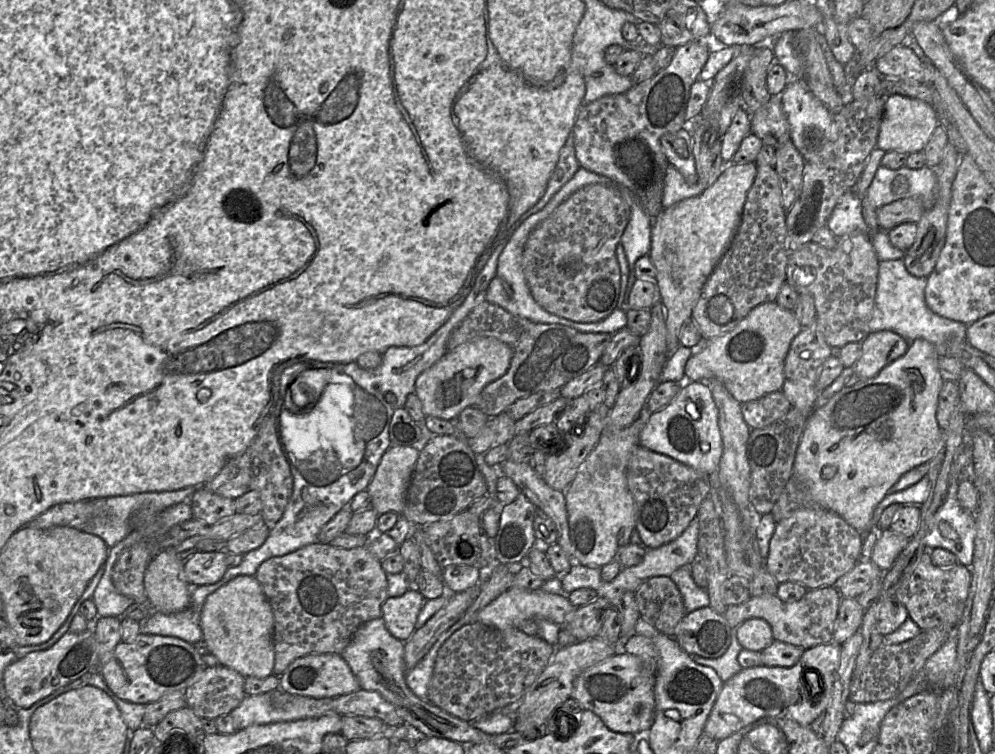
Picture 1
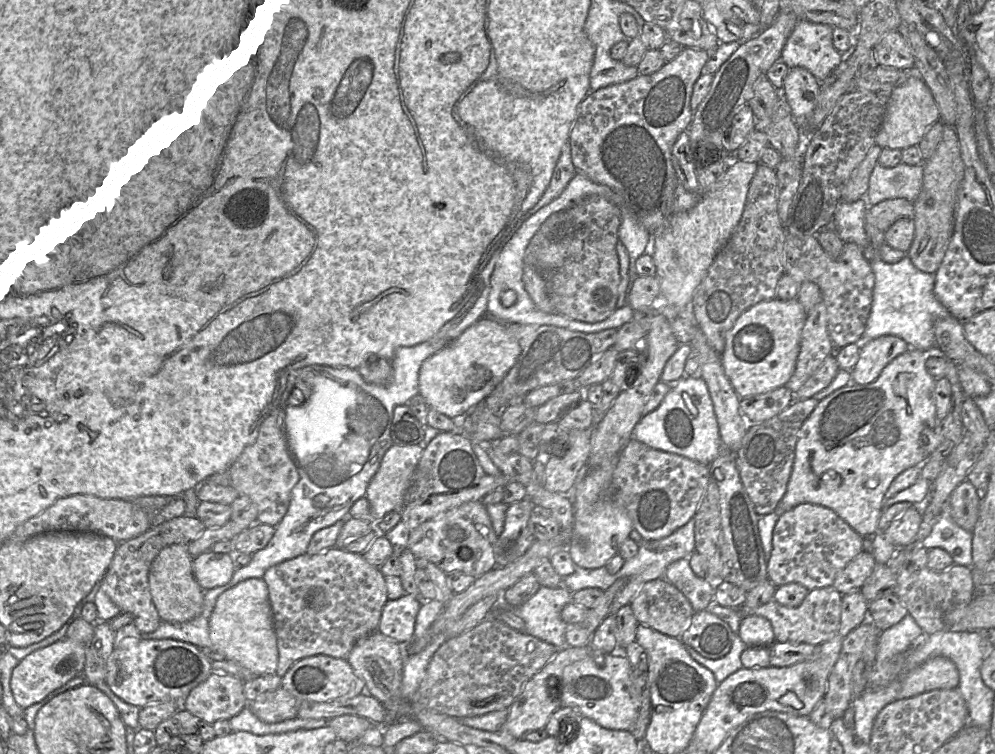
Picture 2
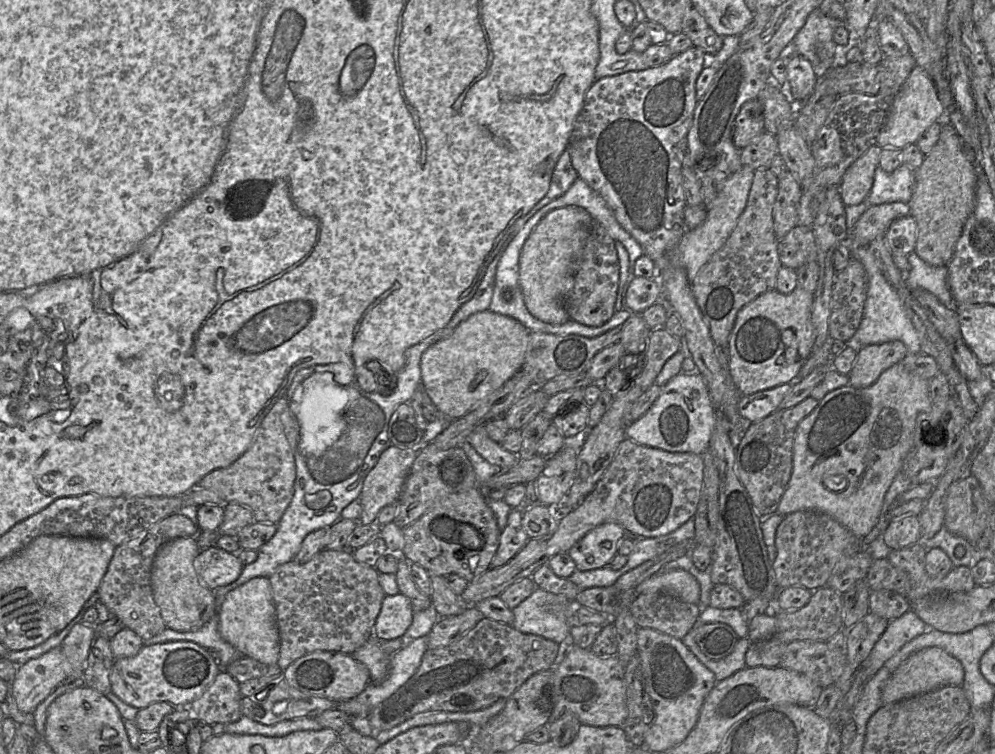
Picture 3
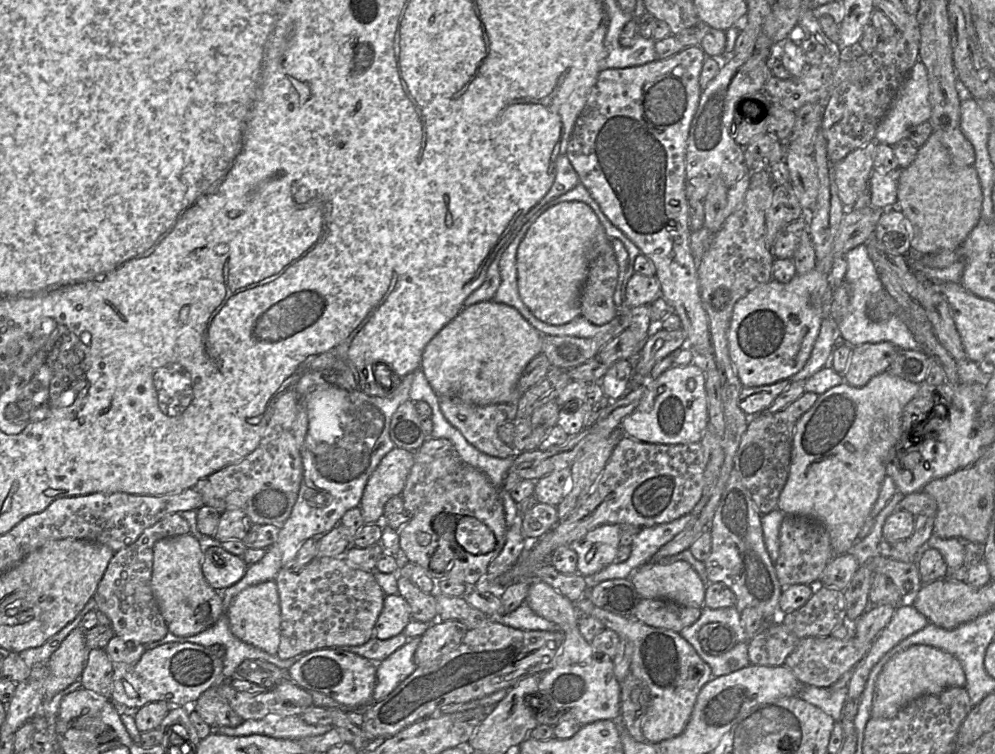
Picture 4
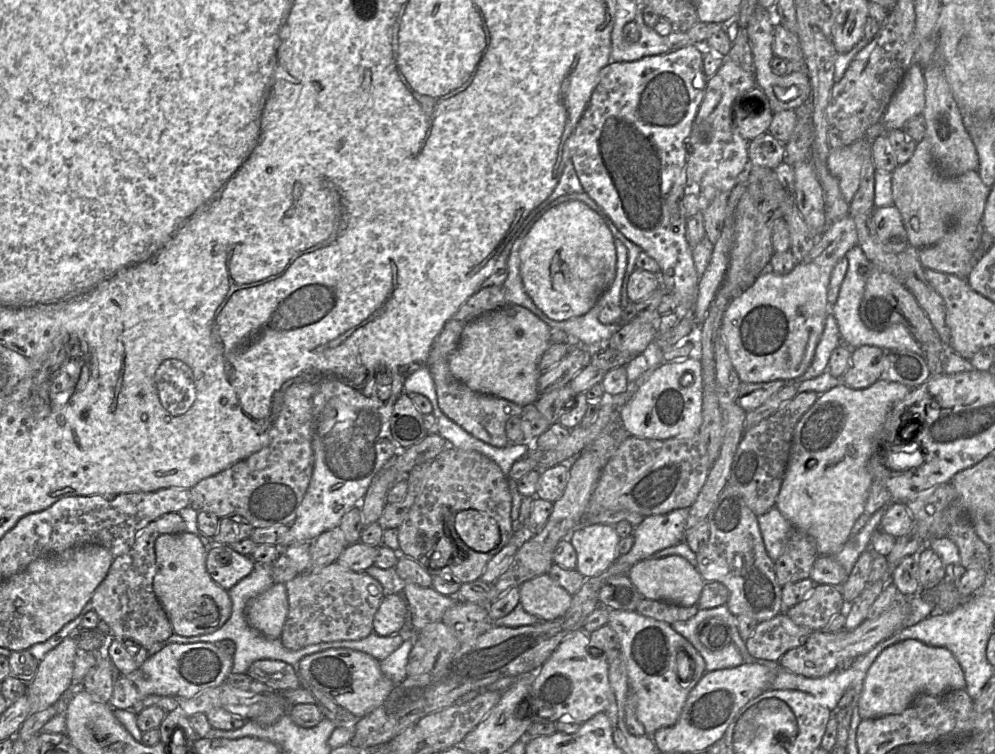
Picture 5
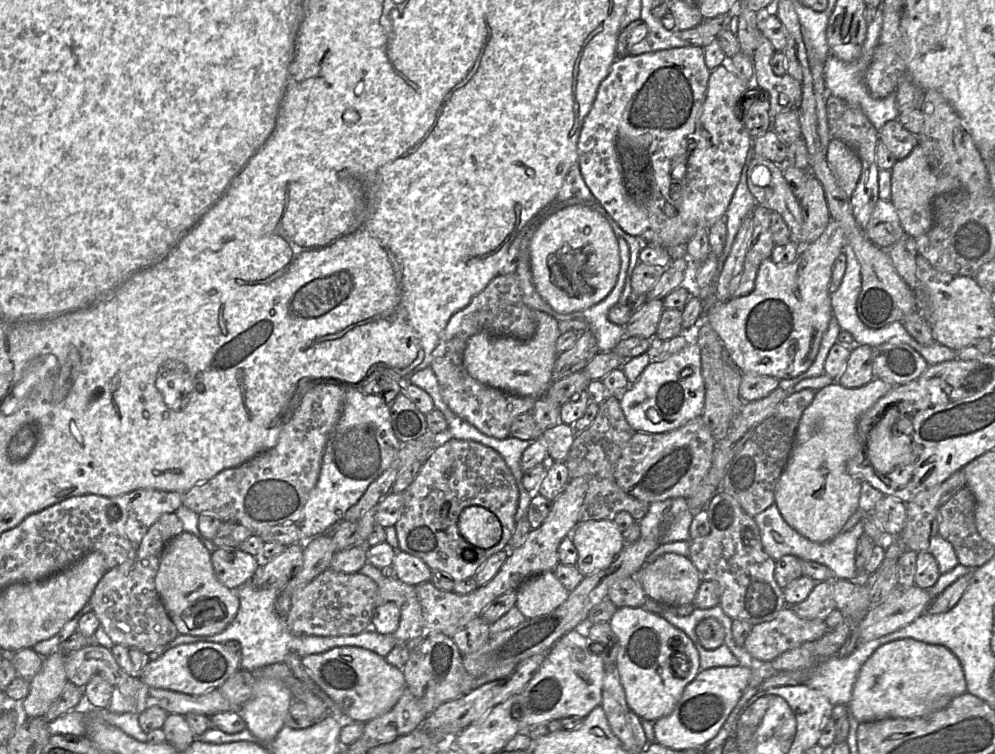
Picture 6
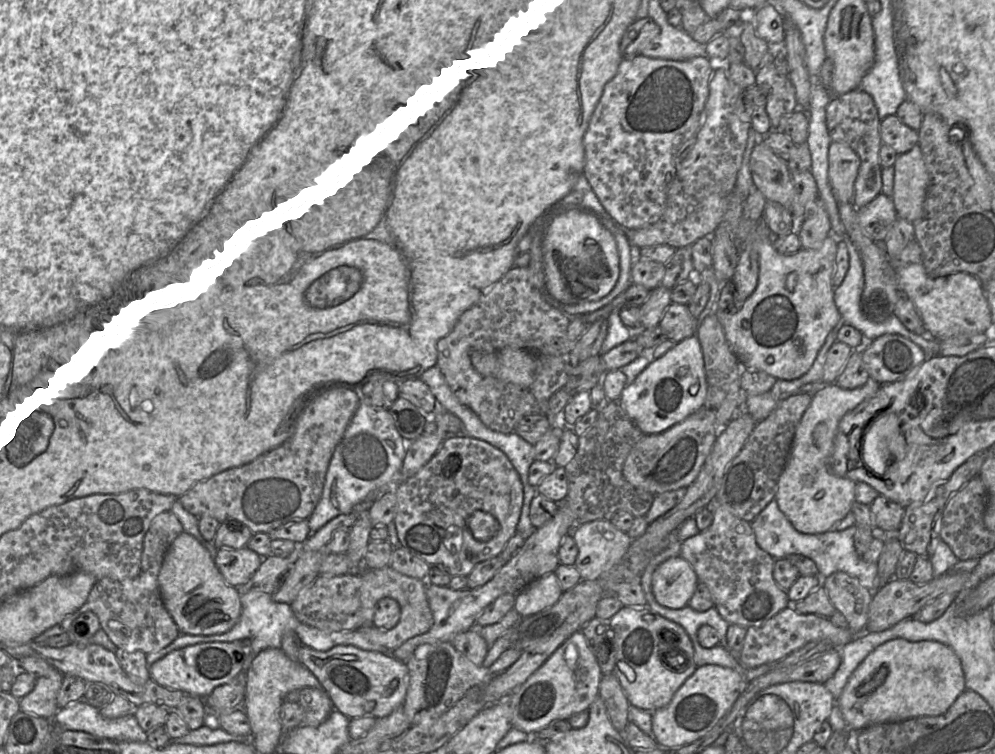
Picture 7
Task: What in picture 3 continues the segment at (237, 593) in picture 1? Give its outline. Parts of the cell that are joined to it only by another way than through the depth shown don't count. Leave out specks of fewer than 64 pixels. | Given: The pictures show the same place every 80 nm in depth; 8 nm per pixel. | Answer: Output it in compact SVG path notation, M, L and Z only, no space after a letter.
M254 577L226 594L219 610L218 631L221 637L232 645L241 656L253 658L269 667L278 666L280 636L269 578Z

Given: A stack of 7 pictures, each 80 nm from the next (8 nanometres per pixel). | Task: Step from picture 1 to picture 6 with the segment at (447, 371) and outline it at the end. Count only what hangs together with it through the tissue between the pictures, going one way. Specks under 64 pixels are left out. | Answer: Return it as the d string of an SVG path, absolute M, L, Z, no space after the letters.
M533 310L535 334L529 340L495 336L481 332L472 336L464 351L464 366L478 382L518 396L541 398L552 384L552 371L559 355L556 341L561 335L558 321L550 315Z

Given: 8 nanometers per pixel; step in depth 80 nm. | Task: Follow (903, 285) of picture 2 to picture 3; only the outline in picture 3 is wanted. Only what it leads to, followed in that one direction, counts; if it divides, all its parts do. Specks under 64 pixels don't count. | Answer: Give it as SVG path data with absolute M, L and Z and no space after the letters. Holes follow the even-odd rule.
M868 246L851 247L850 256L863 265L867 274L867 294L863 316L852 344L866 346L898 340L905 344L909 353L921 353L918 333L906 313L904 304L897 291L884 278ZM914 251L908 254L910 270L904 273L904 281L911 291L926 290L937 297L947 308L955 308L953 296L947 284L947 266L931 266Z

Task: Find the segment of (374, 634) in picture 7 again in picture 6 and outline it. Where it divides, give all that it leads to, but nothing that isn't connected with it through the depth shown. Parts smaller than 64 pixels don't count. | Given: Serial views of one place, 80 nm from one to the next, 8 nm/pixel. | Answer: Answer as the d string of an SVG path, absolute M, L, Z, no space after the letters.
M385 575L384 580L377 585L375 606L392 601L400 609L400 623L398 629L392 634L397 644L405 644L409 640L424 635L425 620L416 587L400 581L395 576Z

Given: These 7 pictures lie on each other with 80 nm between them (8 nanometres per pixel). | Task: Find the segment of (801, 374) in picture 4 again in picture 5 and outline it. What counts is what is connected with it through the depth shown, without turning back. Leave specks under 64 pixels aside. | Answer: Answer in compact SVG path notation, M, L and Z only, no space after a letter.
M828 314L825 320L824 329L816 346L811 364L800 376L785 380L785 385L798 386L803 381L815 378L825 372L833 350L839 346L840 334L837 322L832 314Z

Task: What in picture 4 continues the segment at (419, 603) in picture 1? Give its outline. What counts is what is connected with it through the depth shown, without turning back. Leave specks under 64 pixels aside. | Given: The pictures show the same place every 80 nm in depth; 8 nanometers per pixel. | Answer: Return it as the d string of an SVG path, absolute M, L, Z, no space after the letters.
M386 595L383 609L374 627L374 637L387 640L403 633L412 620L411 608L400 595Z

